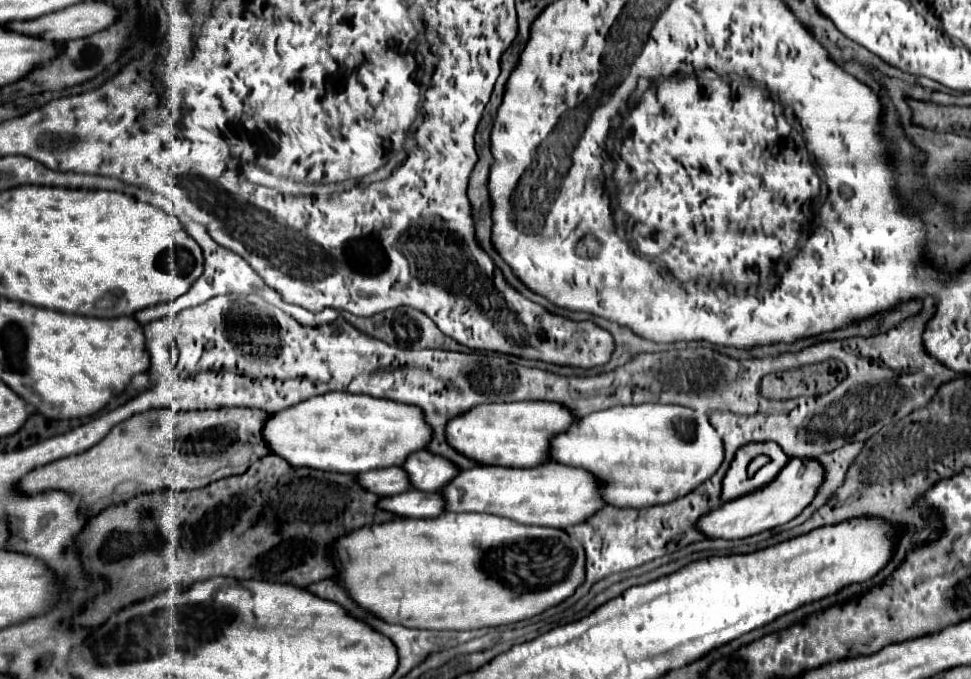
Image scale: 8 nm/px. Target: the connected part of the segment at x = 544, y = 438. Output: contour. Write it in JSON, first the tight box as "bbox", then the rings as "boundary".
{"bbox":[446,401,574,467],"boundary":[[[548,401],[476,405],[446,423],[446,443],[476,463],[530,467],[548,461],[550,439],[572,423],[574,417],[568,409]]]}

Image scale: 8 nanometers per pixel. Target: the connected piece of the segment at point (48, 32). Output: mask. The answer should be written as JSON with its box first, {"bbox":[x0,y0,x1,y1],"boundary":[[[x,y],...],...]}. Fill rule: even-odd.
{"bbox":[2,1,118,43],"boundary":[[[84,1],[84,3],[76,3],[70,5],[66,9],[42,15],[38,19],[30,19],[30,21],[12,21],[6,23],[2,27],[6,27],[8,31],[16,31],[22,35],[30,35],[30,37],[40,37],[52,43],[62,43],[62,41],[70,41],[74,37],[90,37],[90,33],[98,33],[98,29],[106,29],[106,25],[114,23],[114,19],[118,17],[118,9],[112,3],[104,3],[104,1]]]}

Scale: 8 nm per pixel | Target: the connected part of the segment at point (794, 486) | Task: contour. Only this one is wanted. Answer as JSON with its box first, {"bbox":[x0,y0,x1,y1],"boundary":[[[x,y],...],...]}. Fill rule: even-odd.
{"bbox":[696,459,822,541],"boundary":[[[790,459],[774,481],[770,481],[762,489],[756,489],[754,493],[746,493],[734,501],[722,503],[718,509],[712,509],[710,513],[702,515],[696,521],[696,529],[706,539],[728,539],[728,541],[746,539],[756,533],[774,529],[794,519],[812,501],[820,481],[822,481],[822,469],[816,459],[814,461]]]}

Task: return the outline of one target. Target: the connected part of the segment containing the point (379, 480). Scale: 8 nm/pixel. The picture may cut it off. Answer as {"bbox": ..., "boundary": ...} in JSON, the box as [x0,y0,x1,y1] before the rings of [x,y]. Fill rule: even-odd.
{"bbox":[356,467,410,497],"boundary":[[[402,467],[376,469],[376,471],[368,471],[368,473],[360,473],[360,475],[356,475],[356,481],[366,491],[376,493],[380,497],[398,495],[398,493],[404,493],[410,489],[410,481],[408,481]]]}

